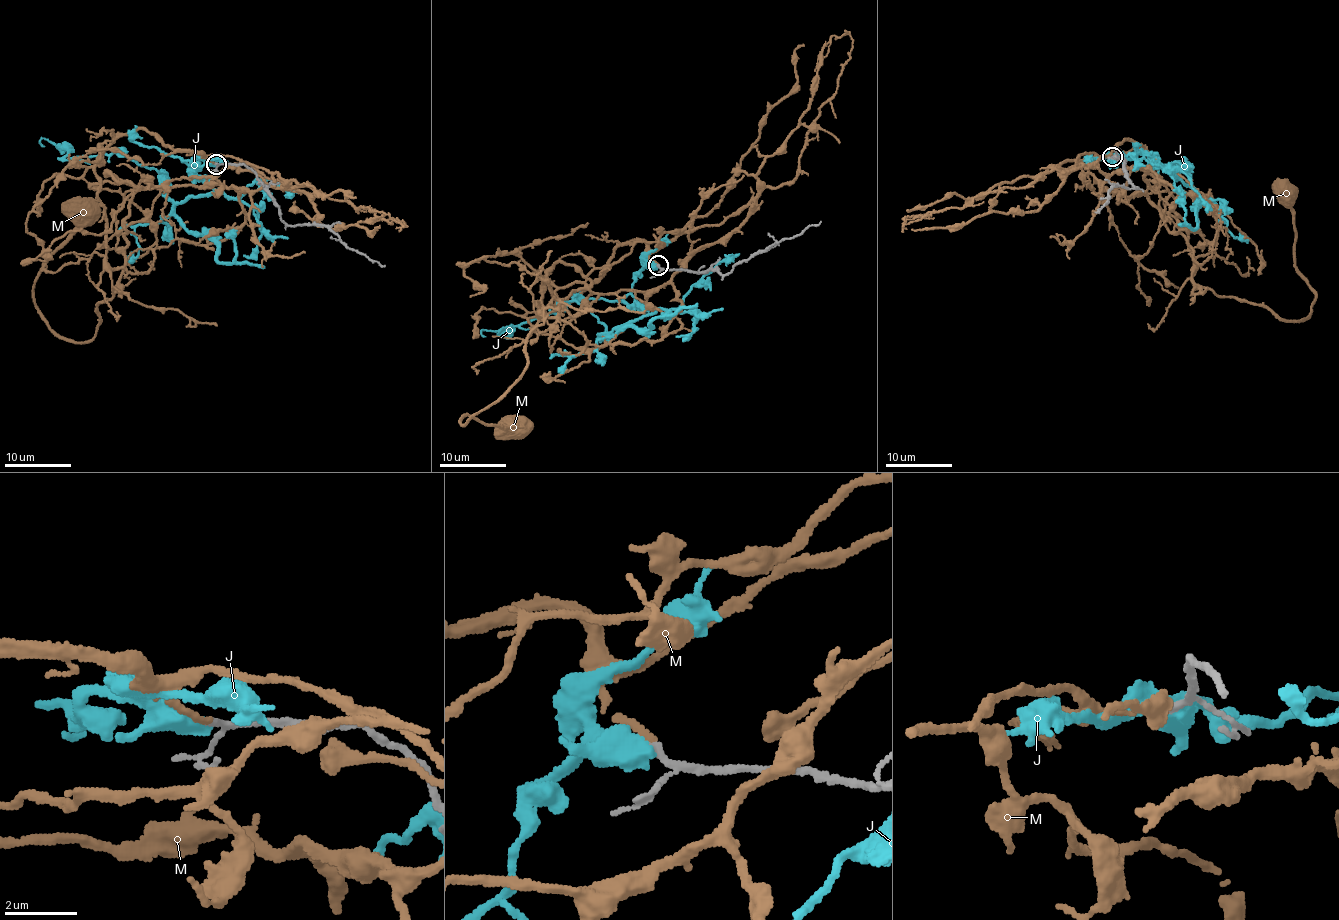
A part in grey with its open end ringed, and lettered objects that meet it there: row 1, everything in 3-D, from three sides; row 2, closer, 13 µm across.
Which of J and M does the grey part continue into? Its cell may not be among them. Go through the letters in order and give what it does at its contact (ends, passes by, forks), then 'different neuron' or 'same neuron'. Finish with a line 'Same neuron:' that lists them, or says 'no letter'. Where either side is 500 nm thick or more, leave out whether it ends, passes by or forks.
J: different neuron
M: it ends; same neuron
Same neuron: M

